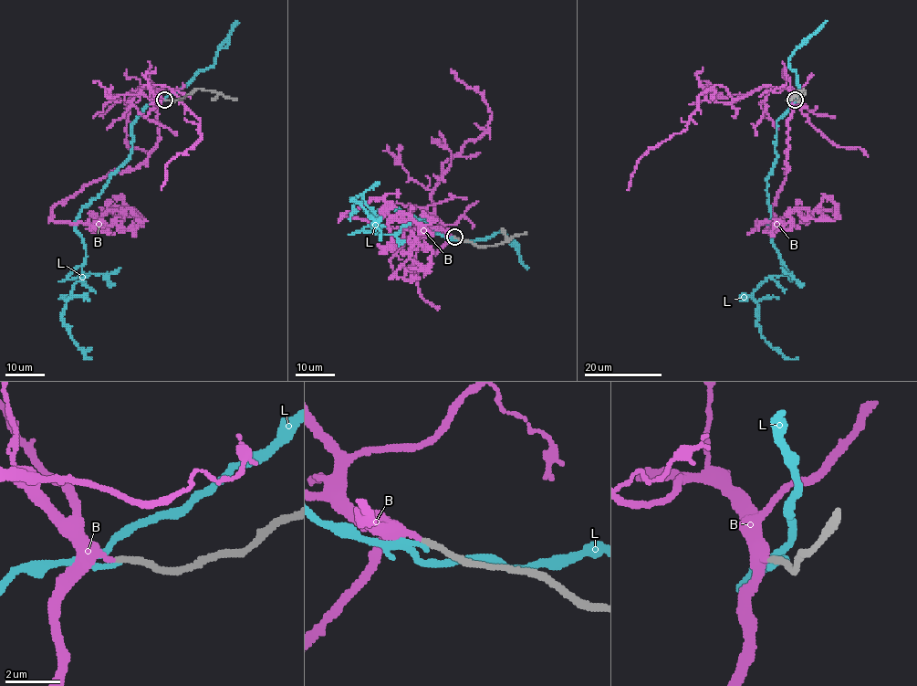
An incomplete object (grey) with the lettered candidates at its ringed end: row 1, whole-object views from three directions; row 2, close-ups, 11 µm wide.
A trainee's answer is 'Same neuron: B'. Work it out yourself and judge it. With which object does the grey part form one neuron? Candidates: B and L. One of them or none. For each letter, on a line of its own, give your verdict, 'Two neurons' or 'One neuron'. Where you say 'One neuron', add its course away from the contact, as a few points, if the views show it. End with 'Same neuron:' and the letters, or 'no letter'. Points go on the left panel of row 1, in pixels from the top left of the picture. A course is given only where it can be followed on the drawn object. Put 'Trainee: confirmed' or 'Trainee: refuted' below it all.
B: One neuron. Its course: (164, 100), (145, 161), (52, 207), (54, 221), (142, 222), (120, 210), (121, 196), (119, 219)
L: Two neurons
Same neuron: B
Trainee: confirmed

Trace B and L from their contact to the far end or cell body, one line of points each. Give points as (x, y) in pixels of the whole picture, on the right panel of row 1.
B: (795, 100), (775, 218), (756, 224), (786, 230), (794, 208), (813, 210), (824, 196), (836, 206), (832, 219)
L: (796, 100), (776, 121), (765, 179), (769, 232), (788, 278), (772, 276), (753, 298), (761, 336), (798, 357)

